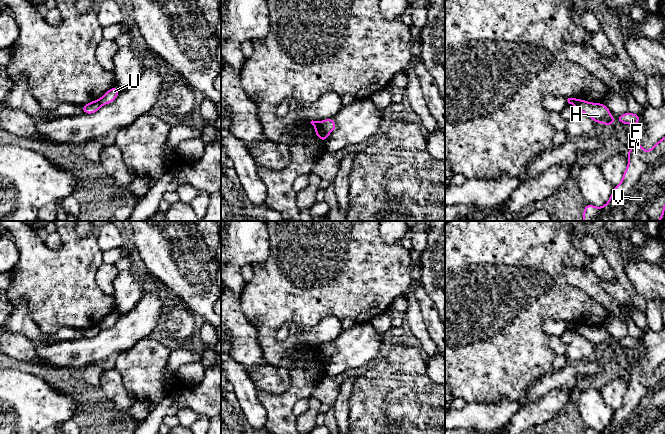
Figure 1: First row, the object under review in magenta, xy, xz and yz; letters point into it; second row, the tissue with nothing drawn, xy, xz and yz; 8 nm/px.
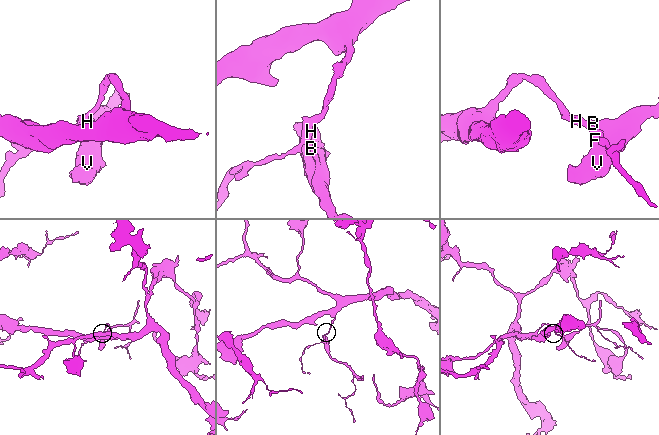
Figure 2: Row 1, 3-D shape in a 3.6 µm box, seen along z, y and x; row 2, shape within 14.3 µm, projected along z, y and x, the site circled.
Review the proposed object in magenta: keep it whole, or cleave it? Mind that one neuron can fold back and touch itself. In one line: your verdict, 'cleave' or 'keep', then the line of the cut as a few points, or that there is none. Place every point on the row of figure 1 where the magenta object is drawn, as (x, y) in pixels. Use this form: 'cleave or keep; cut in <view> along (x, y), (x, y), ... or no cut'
cleave; cut in xz along (321, 122), (327, 134)

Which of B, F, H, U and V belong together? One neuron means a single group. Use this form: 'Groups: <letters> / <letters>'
Groups: B F H V / U

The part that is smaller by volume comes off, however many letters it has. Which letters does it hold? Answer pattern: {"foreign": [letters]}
{"foreign": ["B", "F", "H", "V"]}

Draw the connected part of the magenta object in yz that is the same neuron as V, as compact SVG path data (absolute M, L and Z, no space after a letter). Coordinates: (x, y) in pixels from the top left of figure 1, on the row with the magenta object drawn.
M665 137L650 151L641 149L637 140L627 152L629 163L621 183L614 186L607 204L597 208L585 204L583 221L659 221L665 210Z

